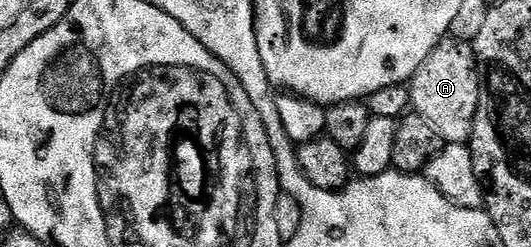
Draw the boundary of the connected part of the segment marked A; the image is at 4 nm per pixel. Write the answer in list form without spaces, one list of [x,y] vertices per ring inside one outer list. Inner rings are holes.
[[[447,38],[435,46],[432,54],[428,54],[428,58],[424,58],[420,70],[416,70],[416,74],[408,81],[413,111],[423,116],[437,130],[439,137],[446,144],[466,144],[473,137],[474,123],[478,121],[478,110],[482,107],[484,99],[484,80],[479,68],[478,58],[467,41]]]

